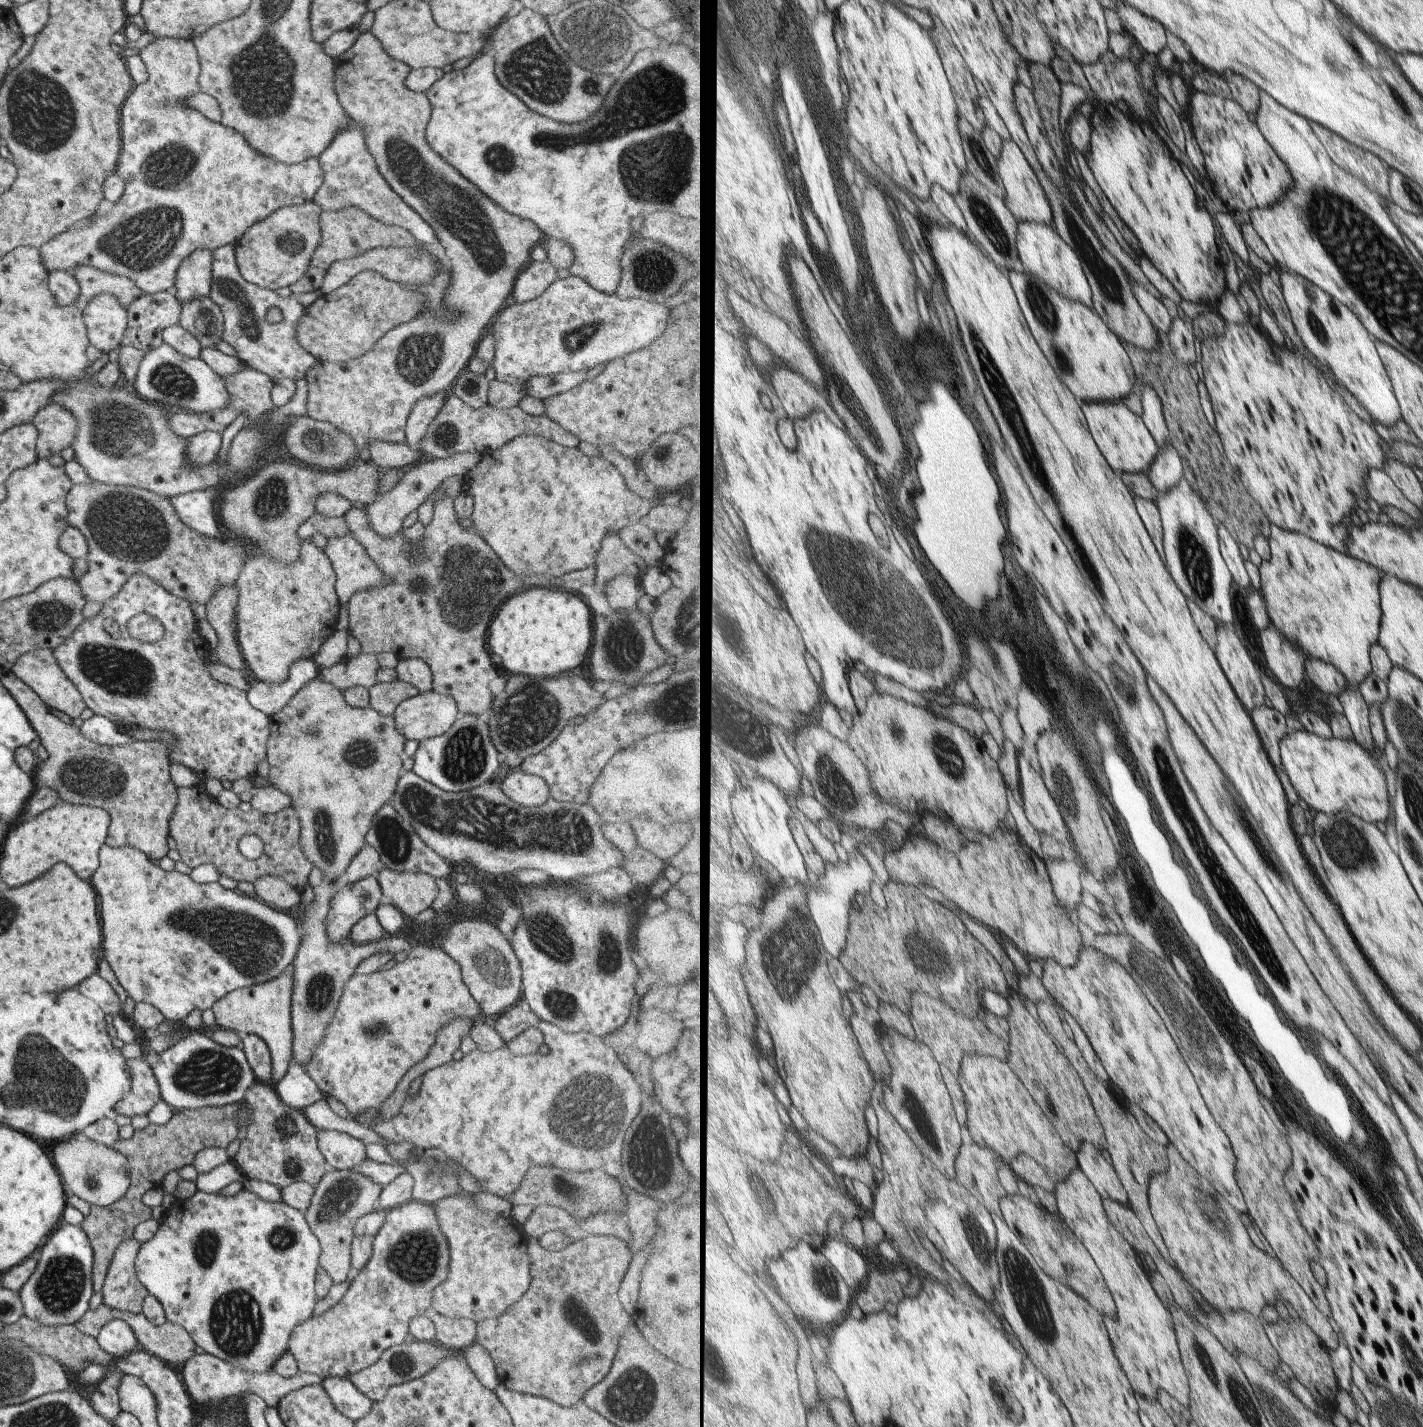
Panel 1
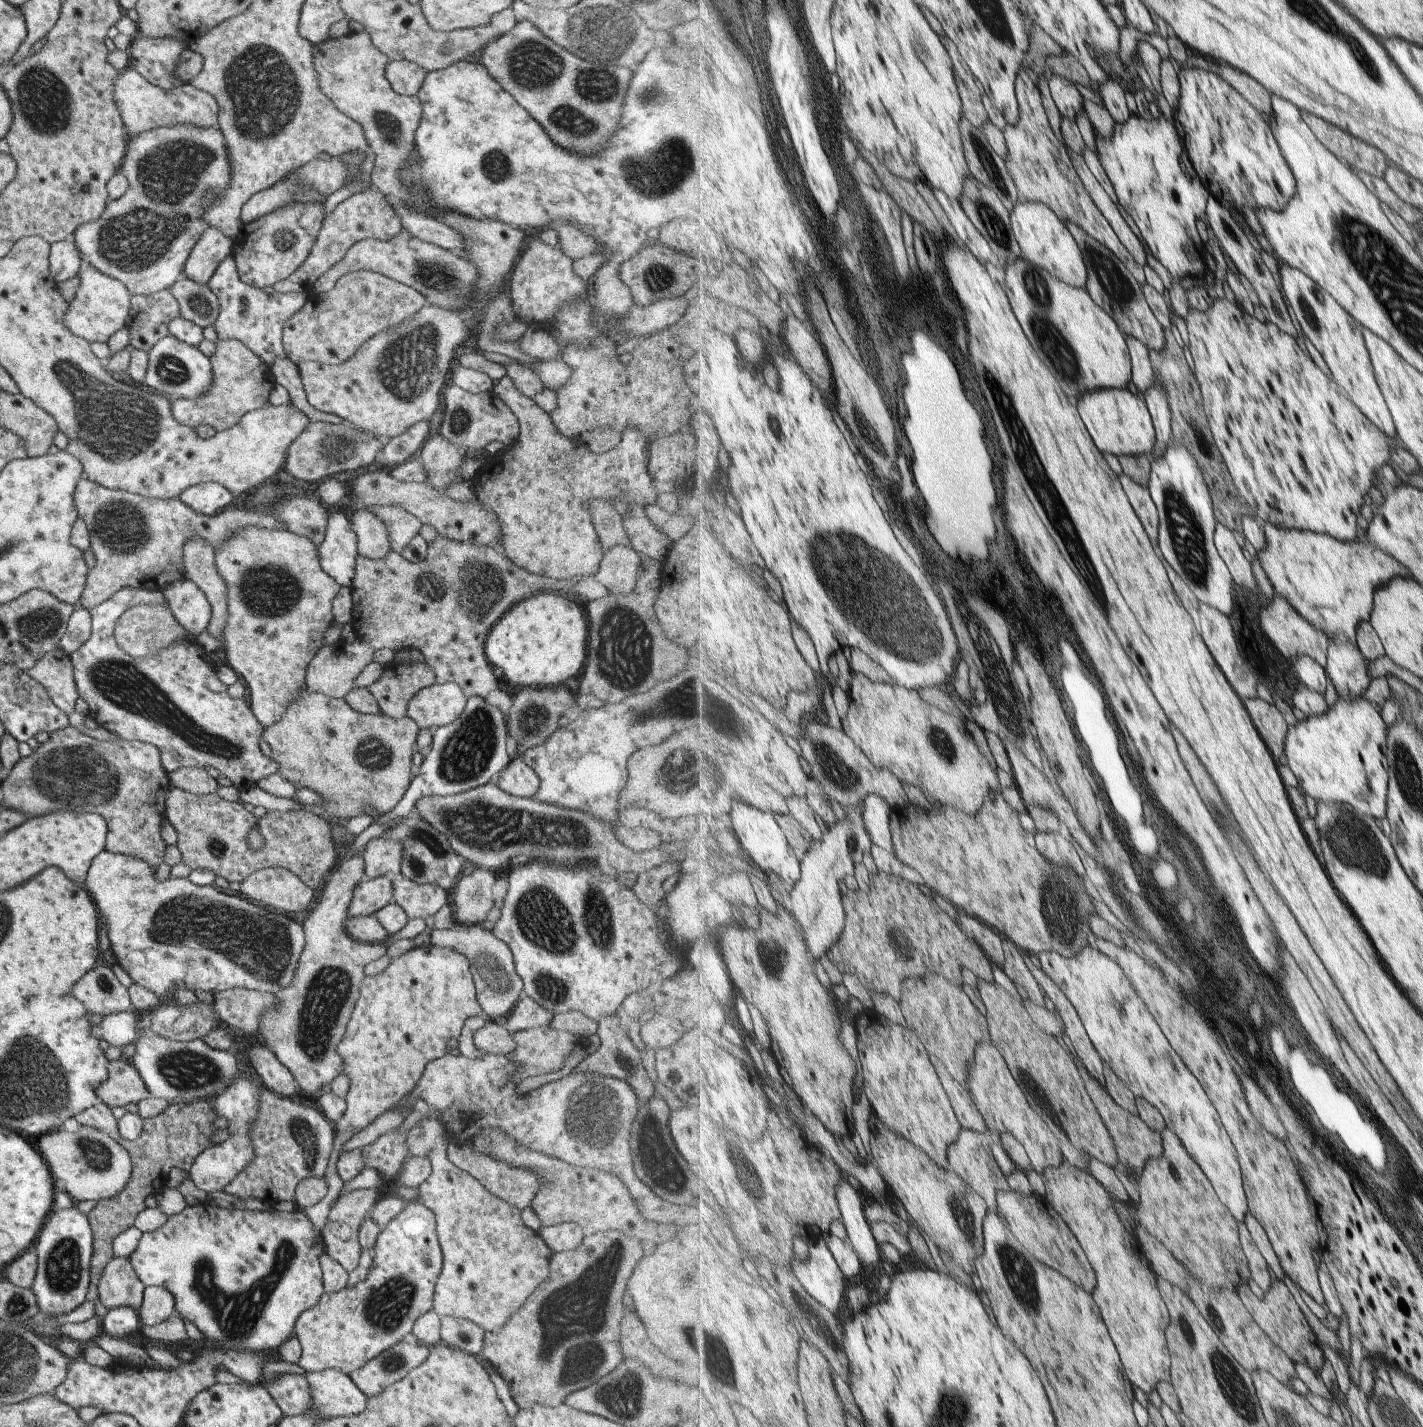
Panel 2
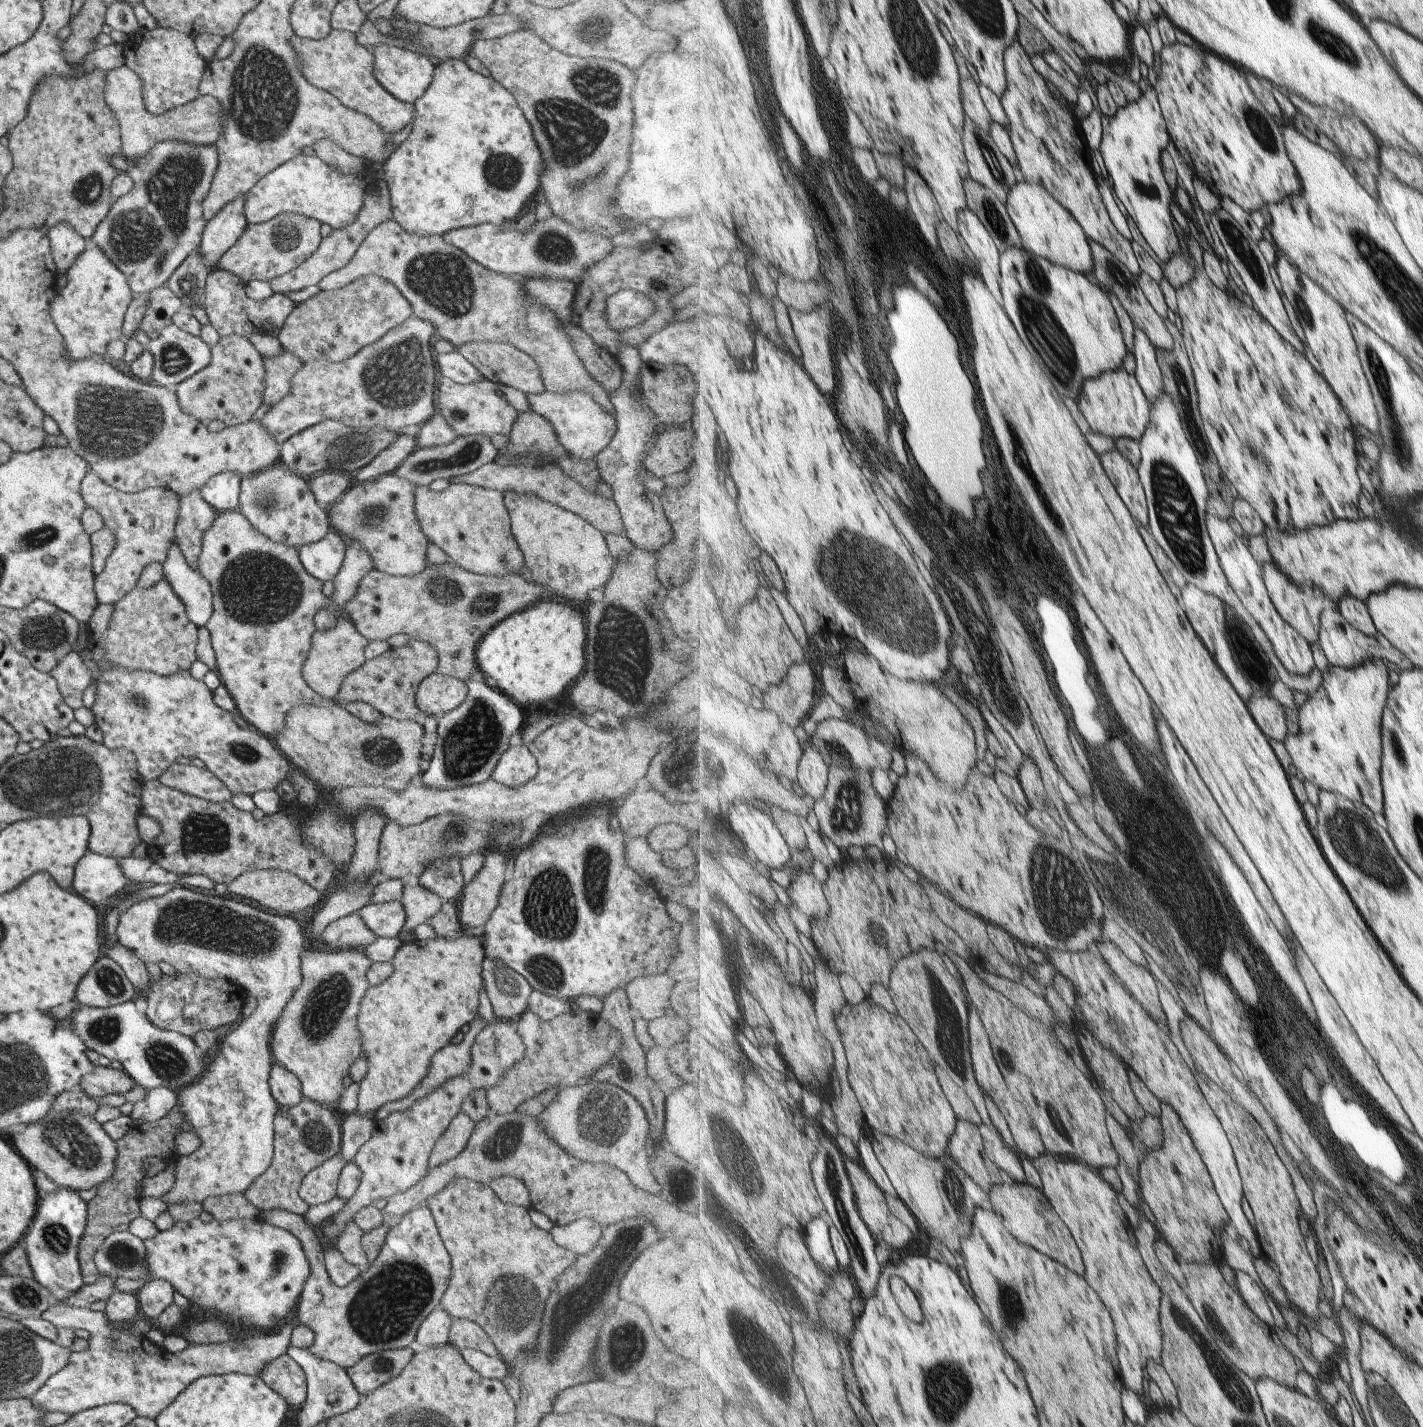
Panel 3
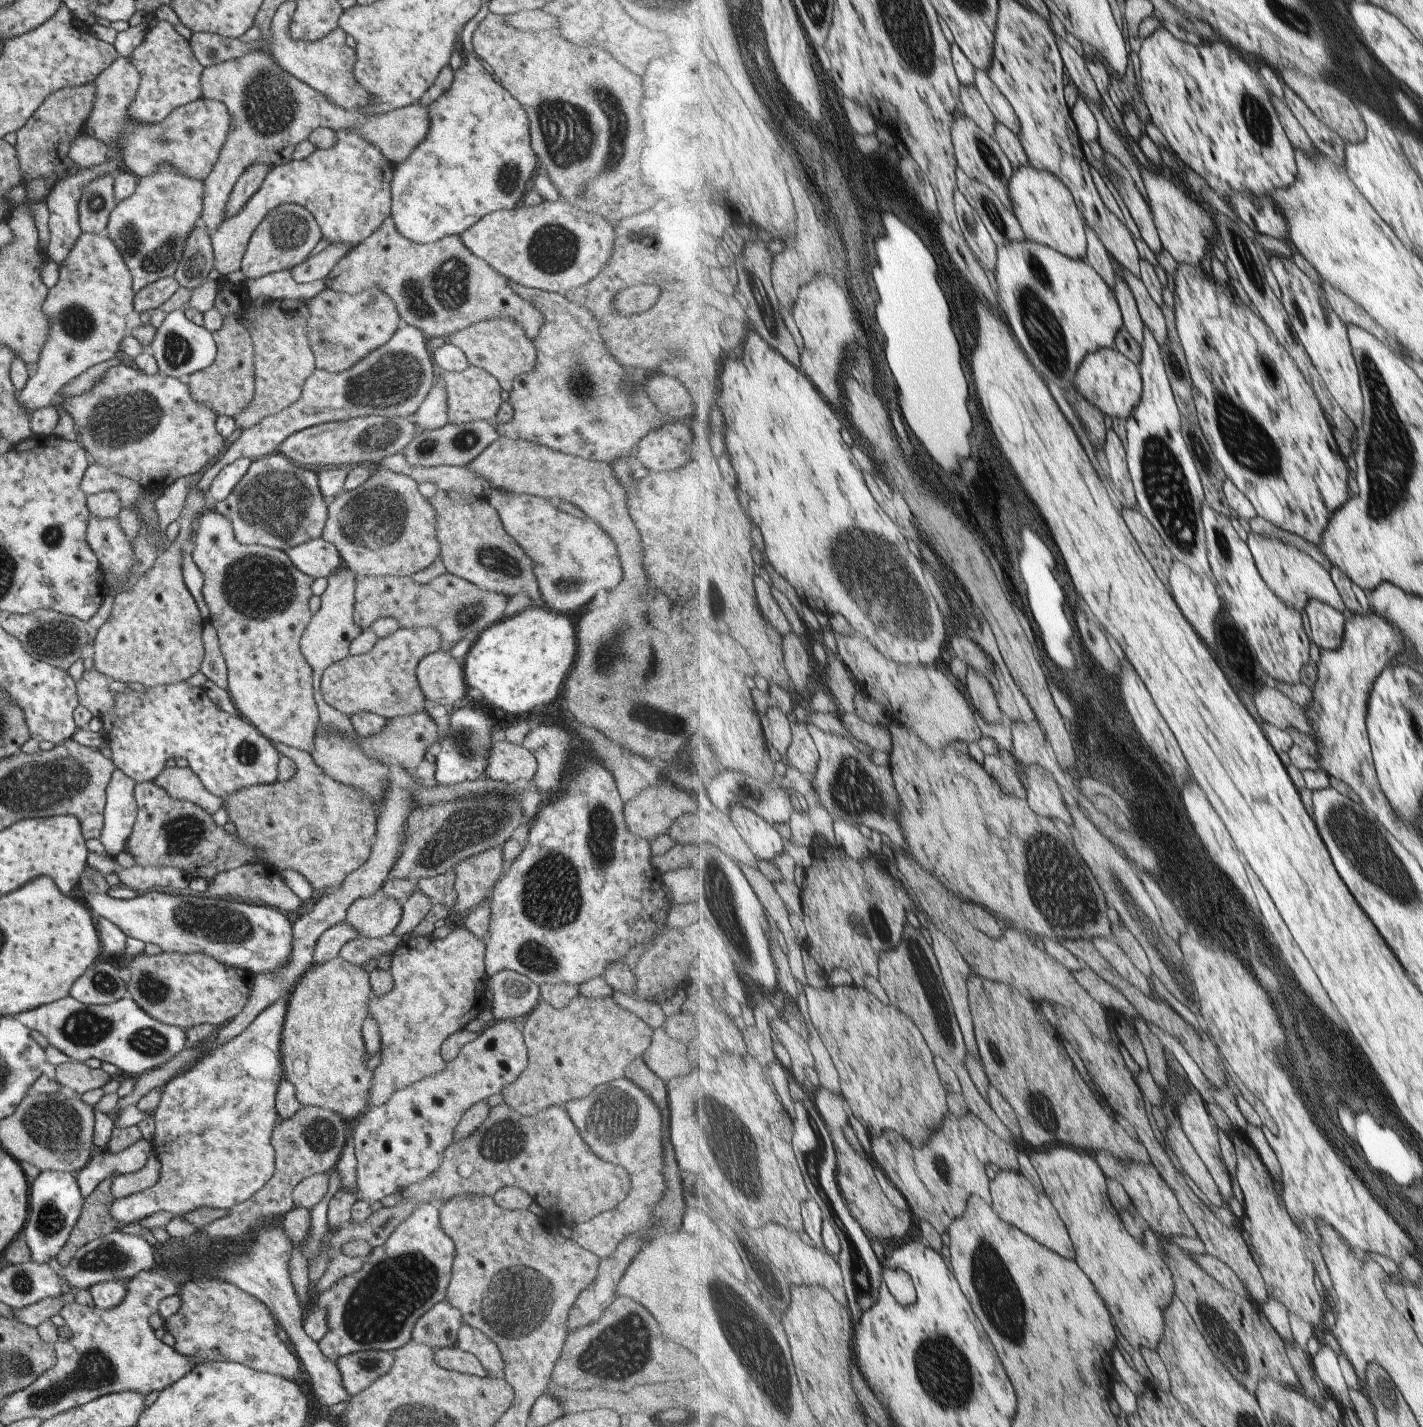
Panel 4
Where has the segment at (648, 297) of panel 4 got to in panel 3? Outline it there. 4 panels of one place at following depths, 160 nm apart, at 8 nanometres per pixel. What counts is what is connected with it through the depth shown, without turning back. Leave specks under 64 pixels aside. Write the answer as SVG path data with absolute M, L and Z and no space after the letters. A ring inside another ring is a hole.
M622 289L605 299L605 322L609 328L621 332L637 326L656 309L646 294L641 295L631 289Z

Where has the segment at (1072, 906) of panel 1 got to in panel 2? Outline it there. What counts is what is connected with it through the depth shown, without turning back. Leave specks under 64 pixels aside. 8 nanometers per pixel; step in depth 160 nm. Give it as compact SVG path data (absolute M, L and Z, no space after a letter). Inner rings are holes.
M1037 831L1035 836L1039 852L1049 862L1060 867L1068 867L1080 875L1085 873L1085 866L1080 857L1080 852L1063 835Z

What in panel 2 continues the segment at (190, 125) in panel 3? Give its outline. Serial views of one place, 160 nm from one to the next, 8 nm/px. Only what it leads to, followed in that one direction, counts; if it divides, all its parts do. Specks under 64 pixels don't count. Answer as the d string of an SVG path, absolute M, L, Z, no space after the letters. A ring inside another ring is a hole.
M127 67L118 72L112 82L113 98L125 126L125 136L139 134L157 127L190 124L198 127L215 127L218 121L216 100L208 93L189 83L179 84L164 91L153 86L140 74Z

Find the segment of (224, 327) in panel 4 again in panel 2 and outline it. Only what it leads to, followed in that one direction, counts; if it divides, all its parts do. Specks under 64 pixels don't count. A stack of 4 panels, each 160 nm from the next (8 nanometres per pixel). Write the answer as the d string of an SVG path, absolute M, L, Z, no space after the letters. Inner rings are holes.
M218 340L214 345L216 351L208 358L213 375L209 390L195 399L173 399L170 409L179 424L192 429L208 424L221 432L239 422L247 412L266 407L275 382L269 368L238 340Z

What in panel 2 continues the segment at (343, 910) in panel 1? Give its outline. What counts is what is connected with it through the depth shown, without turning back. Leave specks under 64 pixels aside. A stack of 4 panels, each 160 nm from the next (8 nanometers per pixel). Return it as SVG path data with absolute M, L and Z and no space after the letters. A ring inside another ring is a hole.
M390 876L363 878L352 890L350 903L346 908L349 919L374 914L392 900Z

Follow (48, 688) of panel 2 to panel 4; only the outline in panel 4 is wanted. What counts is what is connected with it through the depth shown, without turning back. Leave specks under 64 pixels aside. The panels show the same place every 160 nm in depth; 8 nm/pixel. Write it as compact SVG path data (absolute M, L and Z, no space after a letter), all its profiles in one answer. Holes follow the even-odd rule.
M95 667L84 670L74 685L78 704L87 708L92 716L99 717L112 707L115 692L107 689L105 677Z

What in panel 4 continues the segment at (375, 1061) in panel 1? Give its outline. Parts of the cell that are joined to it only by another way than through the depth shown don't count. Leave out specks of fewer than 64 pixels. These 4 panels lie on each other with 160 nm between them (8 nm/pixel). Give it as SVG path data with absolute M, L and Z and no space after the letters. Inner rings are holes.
M463 925L452 928L451 932L442 939L407 938L394 948L389 957L391 990L384 995L370 997L366 1005L367 1016L371 1017L377 1025L380 1042L379 1064L372 1072L370 1089L367 1091L370 1108L383 1106L395 1091L443 1070L445 1062L440 1055L441 1043L450 1034L463 1029L467 1022L480 1016L479 1010L483 1008L483 994L486 989L484 942L471 934Z

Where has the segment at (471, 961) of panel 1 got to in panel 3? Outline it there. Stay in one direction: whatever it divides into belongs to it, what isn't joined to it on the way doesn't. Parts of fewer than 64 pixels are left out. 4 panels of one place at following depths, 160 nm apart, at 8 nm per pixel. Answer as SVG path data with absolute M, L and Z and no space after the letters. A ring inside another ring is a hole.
M484 954L480 975L485 994L491 1004L494 1020L509 1021L509 1018L519 1016L526 1010L532 988L512 968Z

